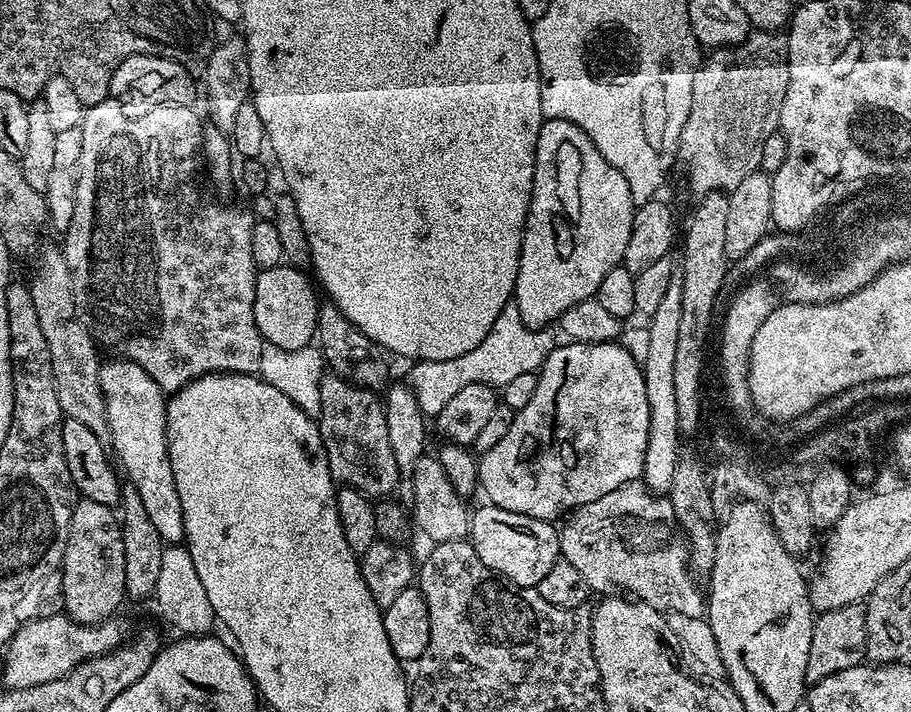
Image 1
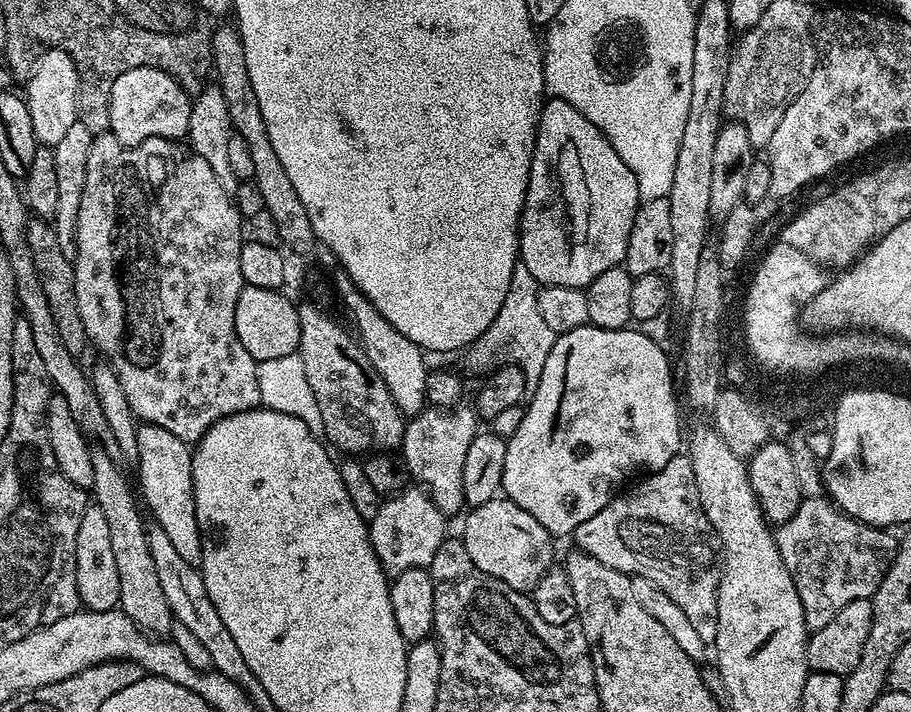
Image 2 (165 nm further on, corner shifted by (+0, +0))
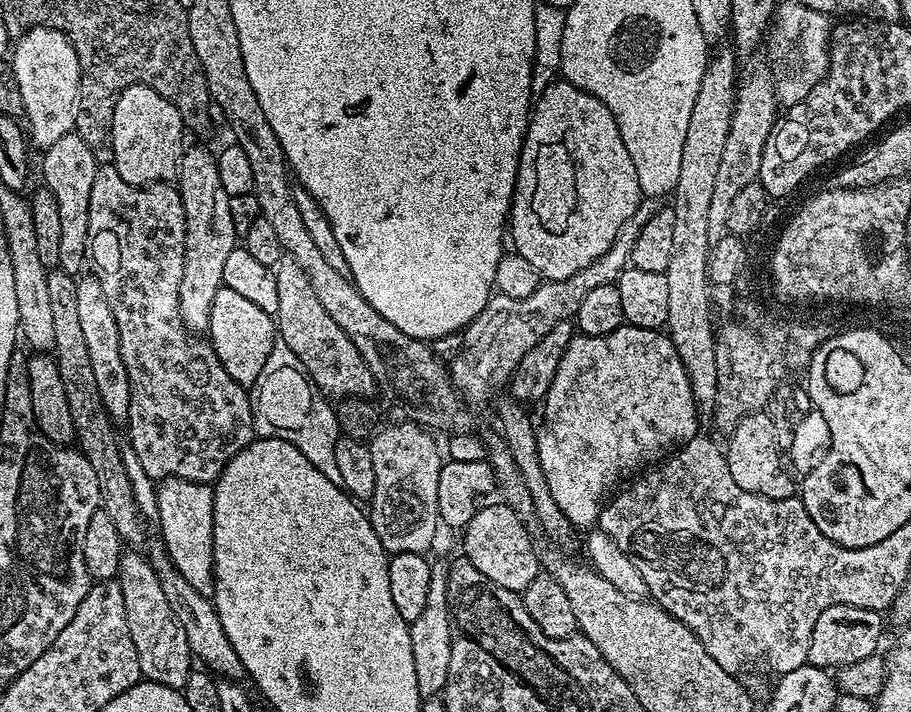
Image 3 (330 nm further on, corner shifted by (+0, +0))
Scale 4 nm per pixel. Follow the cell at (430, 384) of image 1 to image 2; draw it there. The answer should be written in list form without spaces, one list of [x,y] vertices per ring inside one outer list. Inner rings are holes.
[[[530,271],[513,274],[498,316],[476,339],[475,343],[469,345],[466,352],[468,355],[466,364],[472,370],[484,370],[490,364],[491,366],[501,363],[517,365],[522,370],[523,377],[526,378],[524,390],[527,397],[532,397],[537,390],[546,358],[549,357],[558,335],[557,332],[550,329],[542,314],[539,313],[537,298],[539,289],[540,285]]]

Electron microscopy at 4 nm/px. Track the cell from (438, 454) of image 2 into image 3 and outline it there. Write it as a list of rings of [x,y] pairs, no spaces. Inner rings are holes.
[[[641,199],[638,210],[634,210],[632,217],[624,223],[618,238],[610,246],[610,250],[606,250],[606,254],[602,254],[602,258],[590,262],[590,266],[586,266],[586,270],[578,270],[578,274],[570,274],[570,278],[541,282],[538,290],[534,290],[534,294],[530,294],[530,298],[506,298],[499,294],[493,294],[488,299],[484,309],[468,323],[467,328],[463,329],[464,345],[458,356],[450,363],[452,384],[469,405],[475,406],[475,404],[480,404],[483,400],[488,399],[491,401],[493,399],[492,391],[502,387],[503,384],[505,387],[511,381],[512,372],[518,366],[518,362],[522,362],[522,358],[526,358],[526,354],[530,350],[534,350],[534,346],[538,346],[538,342],[542,342],[542,338],[546,338],[546,334],[550,334],[550,330],[554,330],[554,326],[558,326],[558,322],[575,318],[578,314],[578,306],[582,306],[582,301],[596,287],[615,284],[620,279],[625,268],[629,267],[634,242],[638,242],[638,234],[642,230],[642,226],[646,226],[646,222],[650,222],[657,207],[655,199]]]

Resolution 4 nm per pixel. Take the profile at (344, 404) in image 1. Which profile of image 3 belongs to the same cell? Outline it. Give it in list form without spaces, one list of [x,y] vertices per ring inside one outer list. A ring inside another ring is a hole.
[[[284,258],[276,265],[274,271],[278,282],[278,310],[274,317],[274,324],[278,329],[279,339],[287,348],[294,350],[298,362],[302,362],[302,366],[308,371],[308,377],[315,384],[316,391],[325,398],[371,397],[373,395],[371,392],[375,393],[377,387],[376,380],[370,374],[370,366],[366,366],[366,362],[362,362],[362,354],[358,354],[358,346],[354,346],[354,342],[350,342],[350,338],[346,338],[342,326],[338,326],[338,322],[334,322],[334,318],[330,318],[330,314],[326,314],[322,302],[318,302],[318,298],[314,298],[314,289],[310,287],[310,278],[306,278],[306,270],[302,270],[302,266],[298,266],[298,262]]]

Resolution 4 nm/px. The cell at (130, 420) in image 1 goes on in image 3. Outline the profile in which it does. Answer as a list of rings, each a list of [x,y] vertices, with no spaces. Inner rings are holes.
[[[169,476],[159,481],[158,498],[159,539],[173,565],[195,590],[211,597],[214,586],[214,494],[212,484],[199,484],[181,476]]]

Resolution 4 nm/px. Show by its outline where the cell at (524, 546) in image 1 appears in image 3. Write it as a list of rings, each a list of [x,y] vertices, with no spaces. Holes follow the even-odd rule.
[[[503,502],[485,503],[476,509],[474,518],[462,530],[464,536],[463,555],[472,563],[474,570],[486,574],[490,582],[498,586],[506,586],[506,590],[521,594],[534,582],[534,578],[542,570],[542,560],[536,556],[536,548],[532,545],[532,536],[528,533],[525,517]]]

